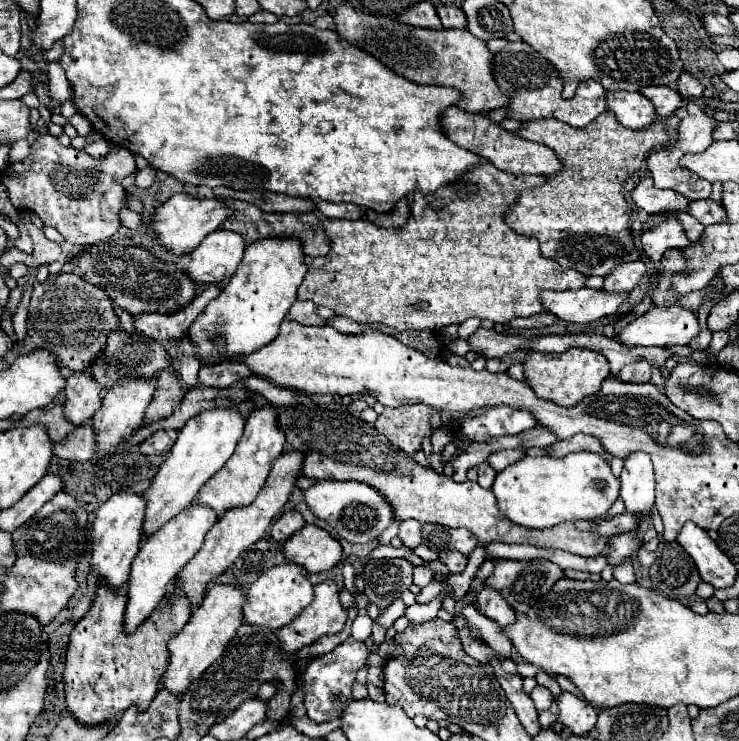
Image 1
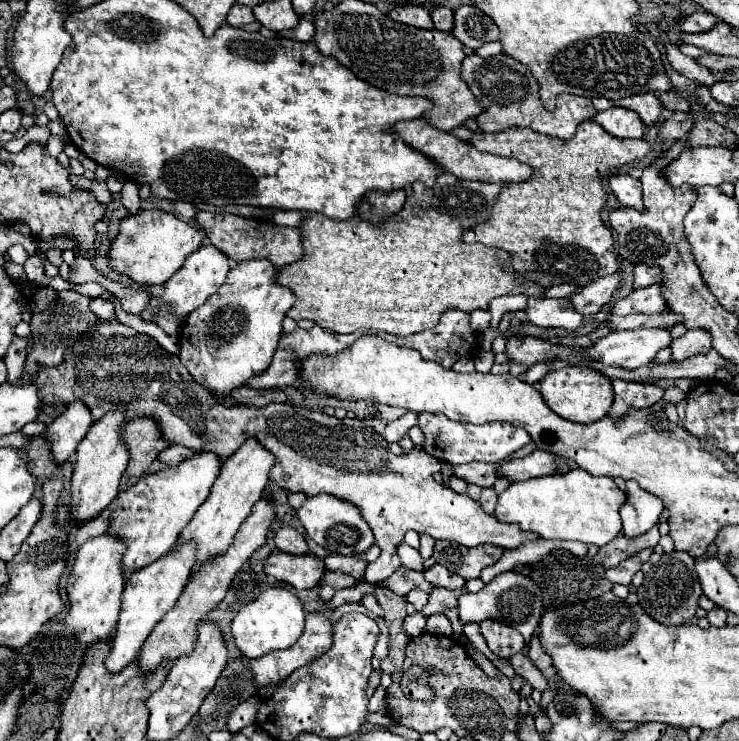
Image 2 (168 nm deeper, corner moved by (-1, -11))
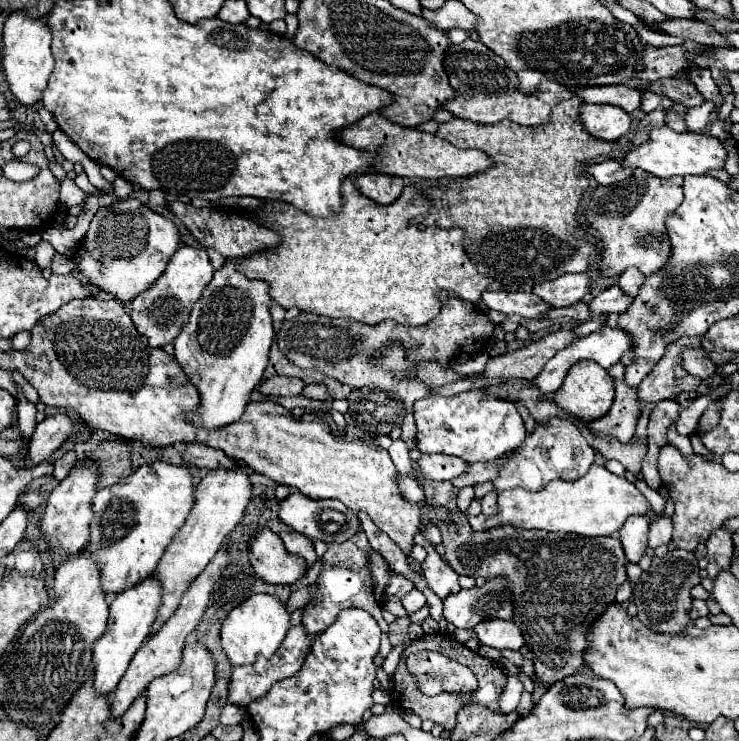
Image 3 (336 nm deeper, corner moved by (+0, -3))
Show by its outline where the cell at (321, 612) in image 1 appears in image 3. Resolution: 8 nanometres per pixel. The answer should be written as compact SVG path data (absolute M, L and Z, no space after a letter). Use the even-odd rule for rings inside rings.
M302 625L290 627L290 633L282 641L282 647L278 647L276 655L272 655L270 659L258 659L258 663L252 663L250 667L232 667L232 675L230 675L230 683L228 683L228 703L246 707L252 701L264 697L276 681L292 677L304 665L304 659L310 653L312 641L314 641L314 637L306 635Z

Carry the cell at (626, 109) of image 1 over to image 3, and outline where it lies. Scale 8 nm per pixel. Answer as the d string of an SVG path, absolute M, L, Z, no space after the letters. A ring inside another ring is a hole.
M580 105L580 123L596 139L616 141L618 137L626 135L630 129L630 115L620 107L610 105Z

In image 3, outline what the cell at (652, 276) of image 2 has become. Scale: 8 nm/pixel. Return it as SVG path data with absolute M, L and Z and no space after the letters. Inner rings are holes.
M630 267L618 277L618 287L622 289L624 295L634 297L638 293L638 287L642 285L642 279L644 279L644 275L636 267Z

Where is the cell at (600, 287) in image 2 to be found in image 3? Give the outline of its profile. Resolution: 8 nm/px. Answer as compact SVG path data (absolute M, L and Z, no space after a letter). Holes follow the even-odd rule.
M586 273L562 275L558 279L534 285L532 293L538 295L550 307L568 307L572 303L582 301L582 297L588 293L588 283L590 279Z

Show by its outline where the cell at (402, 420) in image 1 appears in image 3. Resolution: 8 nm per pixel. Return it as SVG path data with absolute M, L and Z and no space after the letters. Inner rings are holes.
M402 439L394 441L394 443L390 445L388 453L390 453L396 469L400 471L400 475L406 475L406 473L412 471L412 461L410 461L410 457L408 457L408 447L406 447L406 443L404 443Z

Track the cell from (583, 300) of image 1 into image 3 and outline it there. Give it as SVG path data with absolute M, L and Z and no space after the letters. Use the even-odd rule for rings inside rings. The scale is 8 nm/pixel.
M484 291L482 301L488 309L500 311L504 315L520 315L526 319L538 319L548 311L546 303L538 299L534 293L510 293L510 291Z

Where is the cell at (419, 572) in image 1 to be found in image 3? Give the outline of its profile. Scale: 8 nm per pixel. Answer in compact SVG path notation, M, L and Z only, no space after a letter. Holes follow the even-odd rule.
M412 589L412 591L402 599L402 605L404 605L406 613L412 615L412 613L420 611L420 609L426 605L426 597L424 597L418 589Z

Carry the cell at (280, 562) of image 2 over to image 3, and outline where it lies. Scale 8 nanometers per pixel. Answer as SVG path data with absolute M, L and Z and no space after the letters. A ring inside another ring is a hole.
M258 529L252 535L248 557L256 575L266 583L292 585L306 573L302 559L292 557L284 549L282 539L270 529Z

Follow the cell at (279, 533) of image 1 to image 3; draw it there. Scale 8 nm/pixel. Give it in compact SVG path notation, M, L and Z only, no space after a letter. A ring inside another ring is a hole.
M282 531L280 533L282 541L284 541L284 547L290 555L296 555L296 557L302 557L306 561L306 567L312 567L316 561L318 561L318 555L312 547L312 541L306 539L304 535L298 535L296 531Z

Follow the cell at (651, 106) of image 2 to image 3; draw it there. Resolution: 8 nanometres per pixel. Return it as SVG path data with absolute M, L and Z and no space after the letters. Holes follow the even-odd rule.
M602 85L602 87L582 87L576 91L584 103L598 103L598 105L616 105L626 113L634 113L640 107L640 91L630 89L624 85Z

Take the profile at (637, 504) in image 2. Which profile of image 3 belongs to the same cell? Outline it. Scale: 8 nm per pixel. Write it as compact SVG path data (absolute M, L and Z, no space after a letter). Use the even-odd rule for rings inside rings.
M630 517L620 529L620 541L630 563L638 563L648 549L648 517Z

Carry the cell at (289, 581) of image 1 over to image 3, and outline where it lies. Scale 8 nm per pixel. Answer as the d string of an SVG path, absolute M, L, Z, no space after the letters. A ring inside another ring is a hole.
M266 593L252 595L242 605L234 607L224 619L220 631L220 645L232 665L252 665L258 655L270 659L290 629L288 621L290 613L286 611L278 597Z

